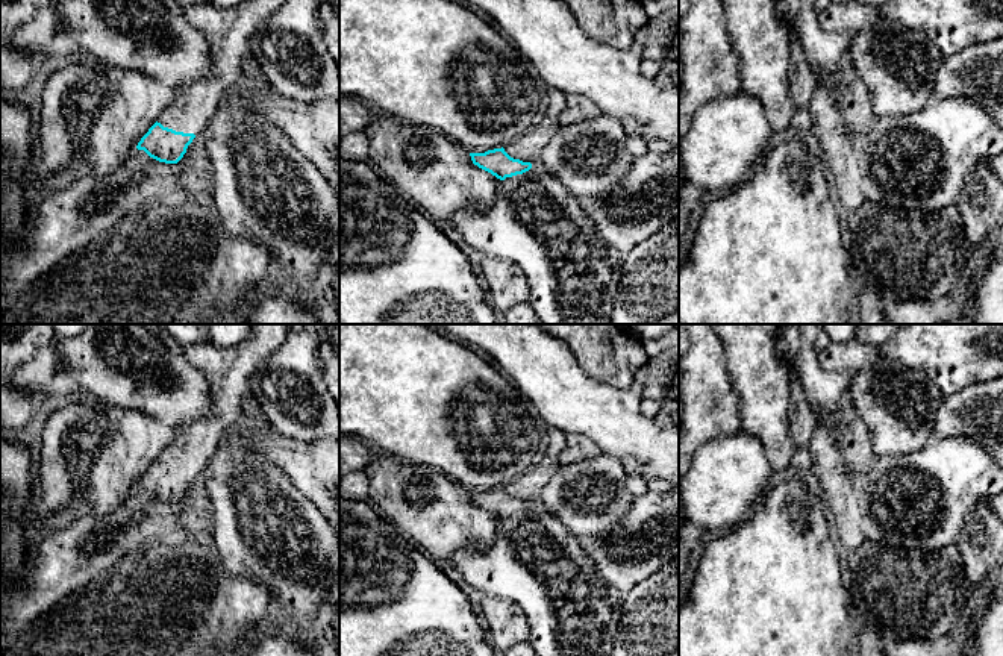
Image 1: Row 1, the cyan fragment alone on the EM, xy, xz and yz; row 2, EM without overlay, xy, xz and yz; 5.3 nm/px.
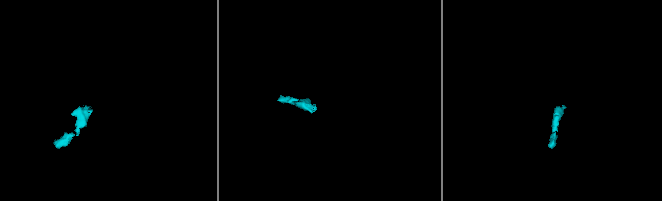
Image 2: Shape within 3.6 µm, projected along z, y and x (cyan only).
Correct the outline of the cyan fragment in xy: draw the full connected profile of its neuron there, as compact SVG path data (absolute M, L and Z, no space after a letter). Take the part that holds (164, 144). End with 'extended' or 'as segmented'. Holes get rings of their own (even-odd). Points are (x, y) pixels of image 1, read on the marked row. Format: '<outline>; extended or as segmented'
M242 0L227 8L198 2L182 6L180 14L211 45L212 73L174 91L174 102L123 165L138 173L152 158L165 164L177 164L183 158L192 139L203 133L223 94L239 79L242 61L252 56L253 33L283 2Z; extended

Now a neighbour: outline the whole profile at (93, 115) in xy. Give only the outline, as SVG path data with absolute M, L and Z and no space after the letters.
M67 59L42 92L36 197L121 167L173 102L174 89L142 71Z

